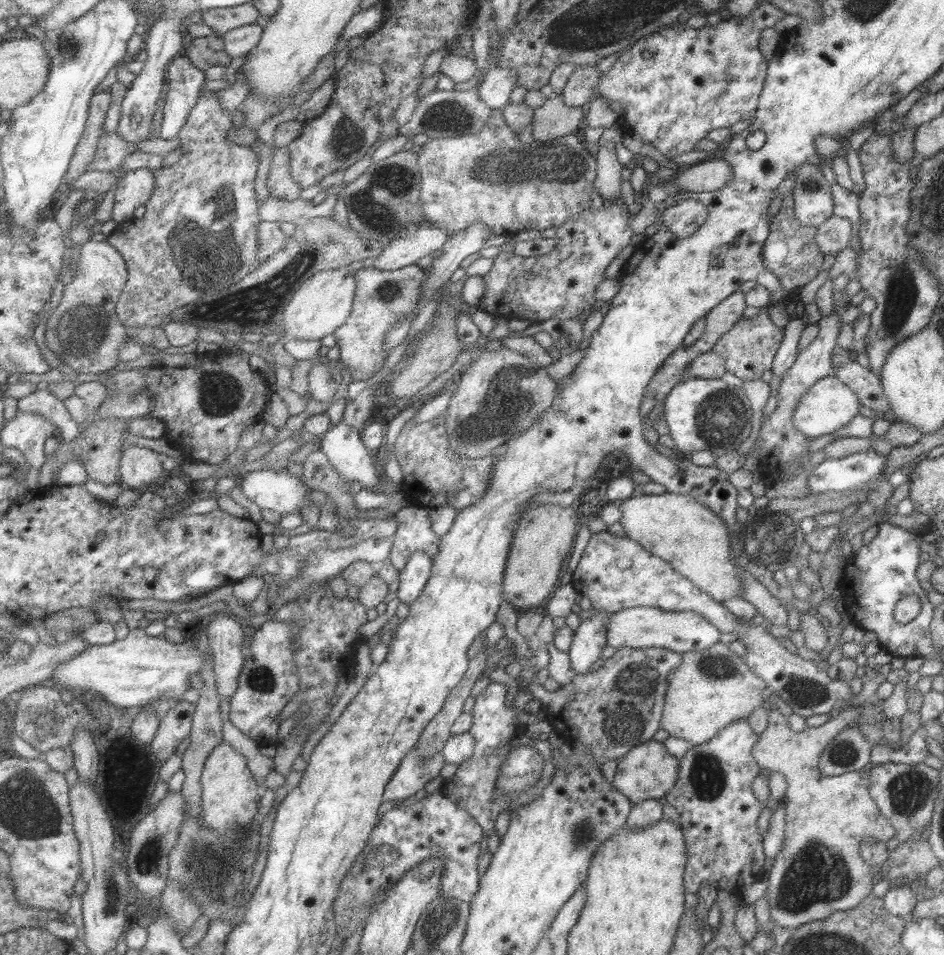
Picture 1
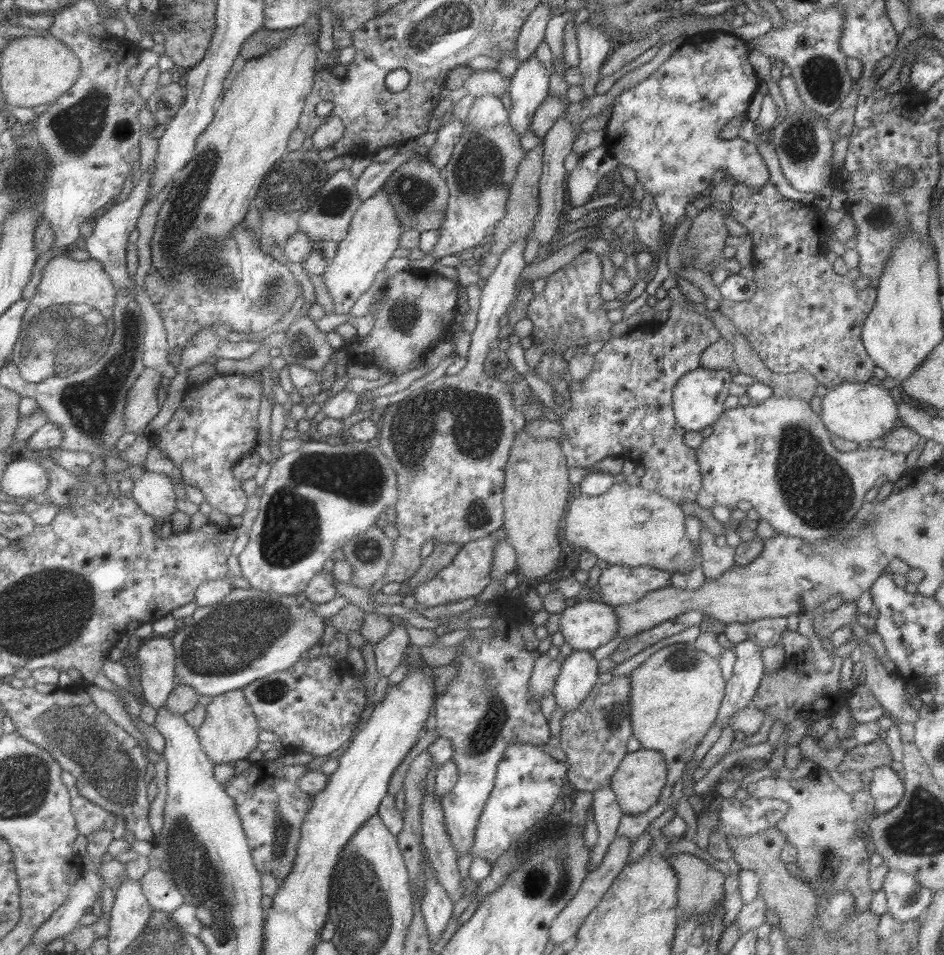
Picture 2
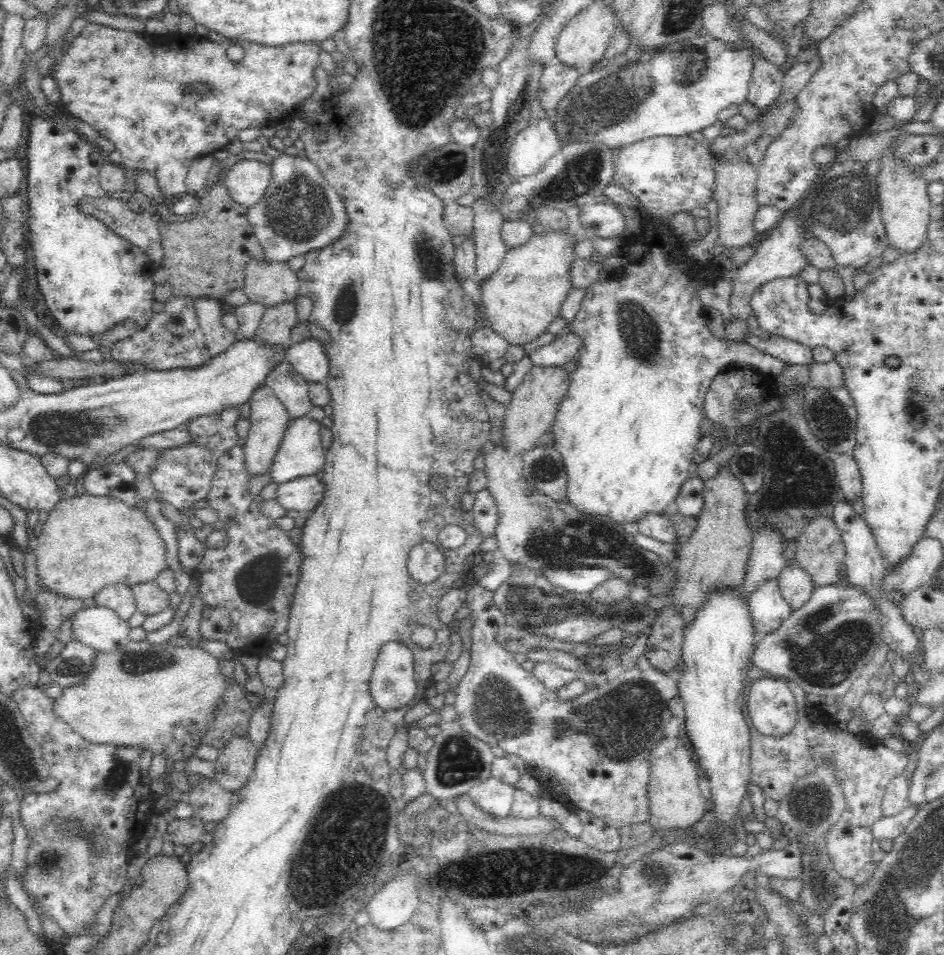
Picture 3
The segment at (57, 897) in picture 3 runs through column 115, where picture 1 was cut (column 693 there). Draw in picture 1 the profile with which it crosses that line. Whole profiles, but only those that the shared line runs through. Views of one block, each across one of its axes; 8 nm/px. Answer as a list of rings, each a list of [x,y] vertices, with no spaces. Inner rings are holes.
[[[741,718],[717,730],[707,742],[689,745],[685,754],[678,760],[679,770],[675,784],[664,797],[679,814],[680,828],[684,835],[687,862],[682,882],[687,894],[695,895],[699,884],[705,880],[713,890],[738,896],[745,886],[766,877],[767,873],[763,870],[762,836],[757,834],[757,817],[764,805],[759,803],[751,790],[751,782],[759,775],[760,769],[751,757],[751,748],[757,742],[757,736],[751,731],[747,720]]]

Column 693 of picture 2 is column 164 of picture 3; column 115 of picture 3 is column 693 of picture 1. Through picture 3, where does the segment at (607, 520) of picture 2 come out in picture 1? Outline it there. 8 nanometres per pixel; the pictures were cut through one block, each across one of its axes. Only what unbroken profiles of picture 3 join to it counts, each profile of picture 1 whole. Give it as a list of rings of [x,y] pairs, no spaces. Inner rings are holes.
[[[643,494],[618,502],[620,518],[617,520],[633,542],[652,556],[661,558],[681,577],[705,592],[712,600],[724,601],[742,596],[742,580],[730,560],[730,542],[723,521],[699,504],[694,498],[682,494]]]

